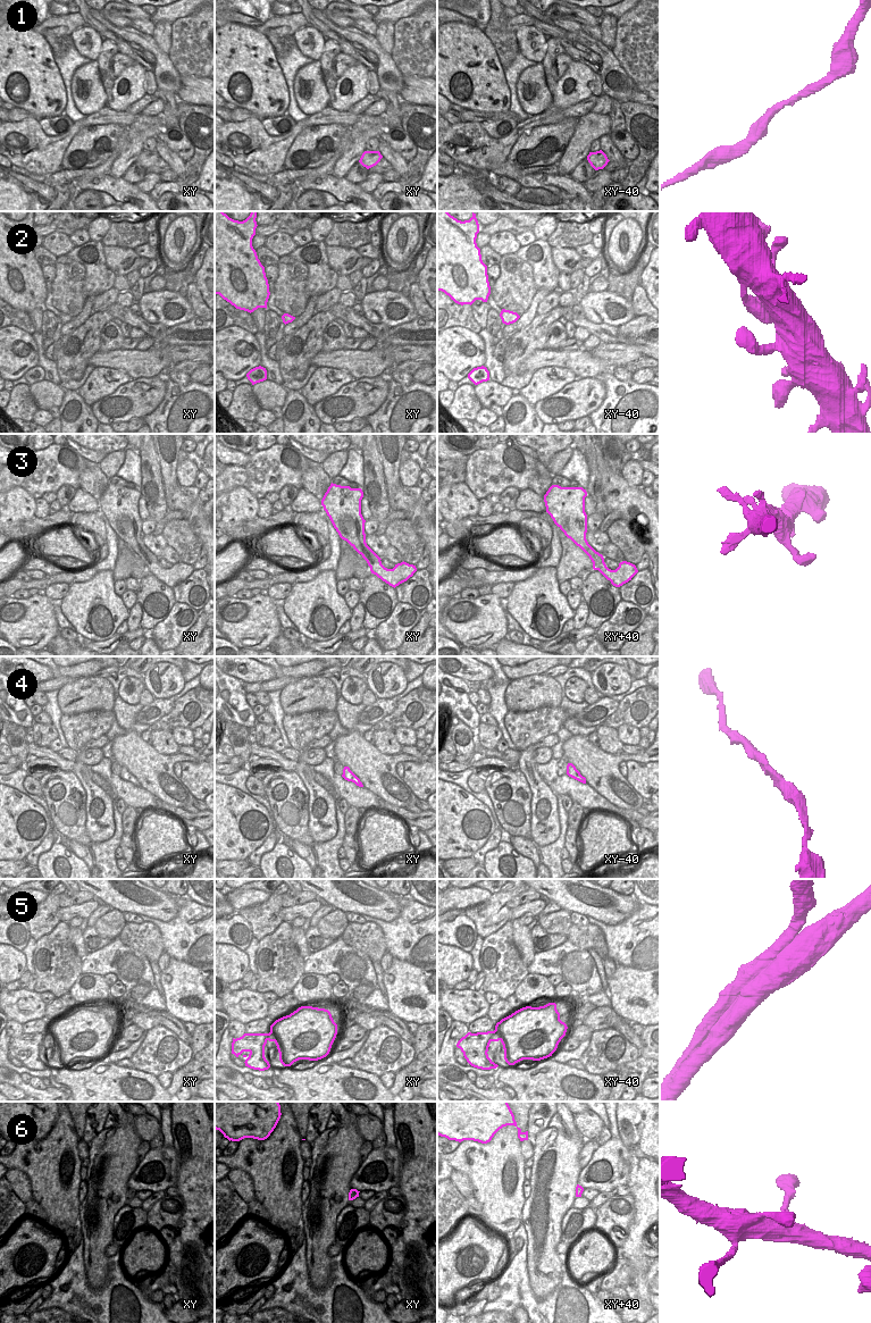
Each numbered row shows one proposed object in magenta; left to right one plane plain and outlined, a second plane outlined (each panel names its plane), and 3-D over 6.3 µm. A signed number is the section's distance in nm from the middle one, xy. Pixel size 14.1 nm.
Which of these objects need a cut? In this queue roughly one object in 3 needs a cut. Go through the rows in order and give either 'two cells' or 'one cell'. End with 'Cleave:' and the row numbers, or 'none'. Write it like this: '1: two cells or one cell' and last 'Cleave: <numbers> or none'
1: one cell
2: one cell
3: one cell
4: one cell
5: one cell
6: one cell
Cleave: none

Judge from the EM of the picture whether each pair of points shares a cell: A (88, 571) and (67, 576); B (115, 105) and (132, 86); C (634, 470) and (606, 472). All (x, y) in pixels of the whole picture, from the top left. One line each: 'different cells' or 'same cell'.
A: same cell
B: same cell
C: different cells

